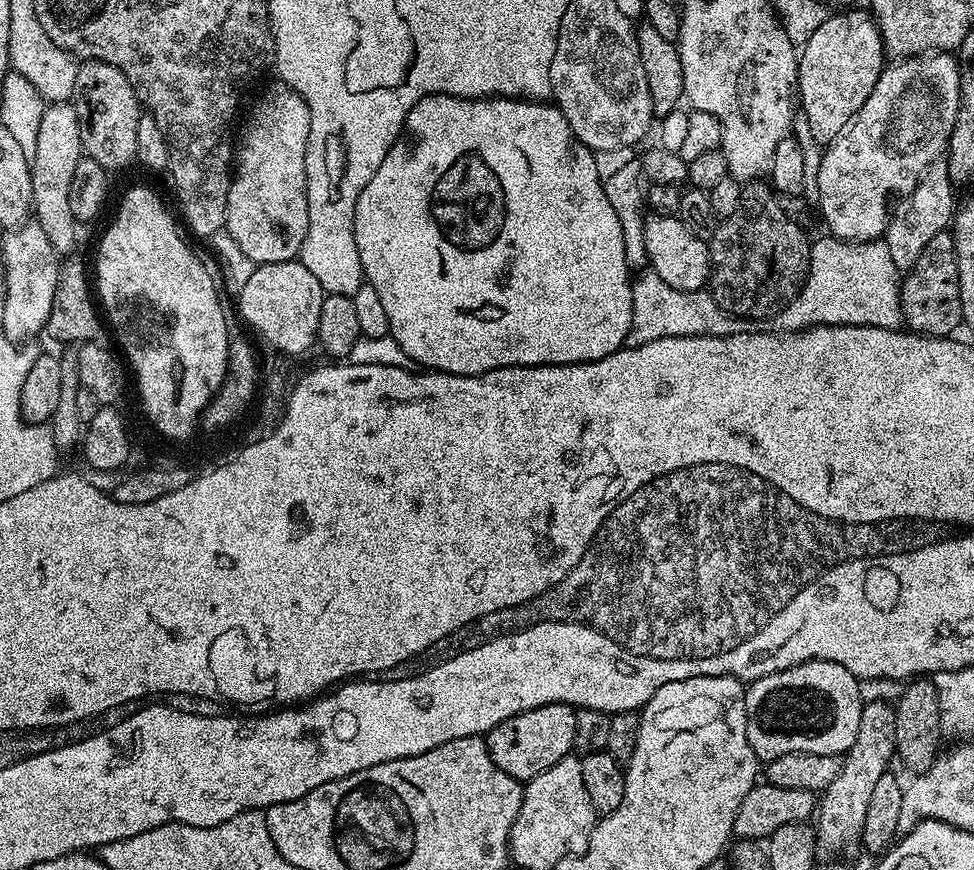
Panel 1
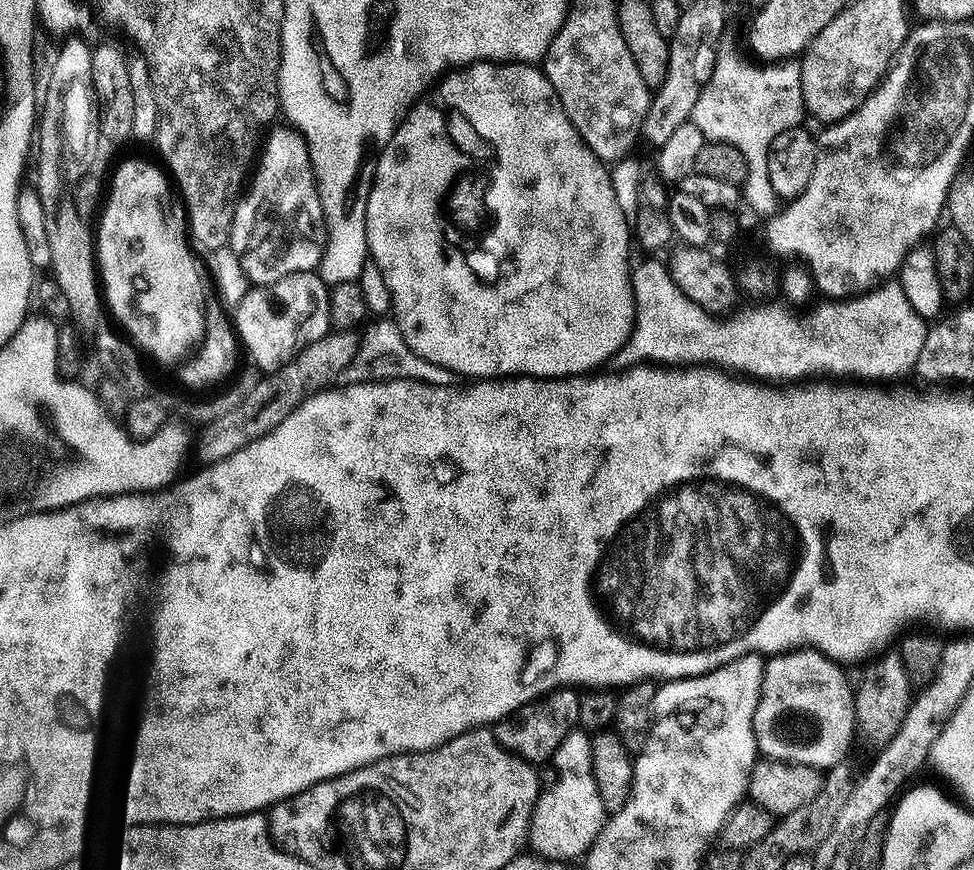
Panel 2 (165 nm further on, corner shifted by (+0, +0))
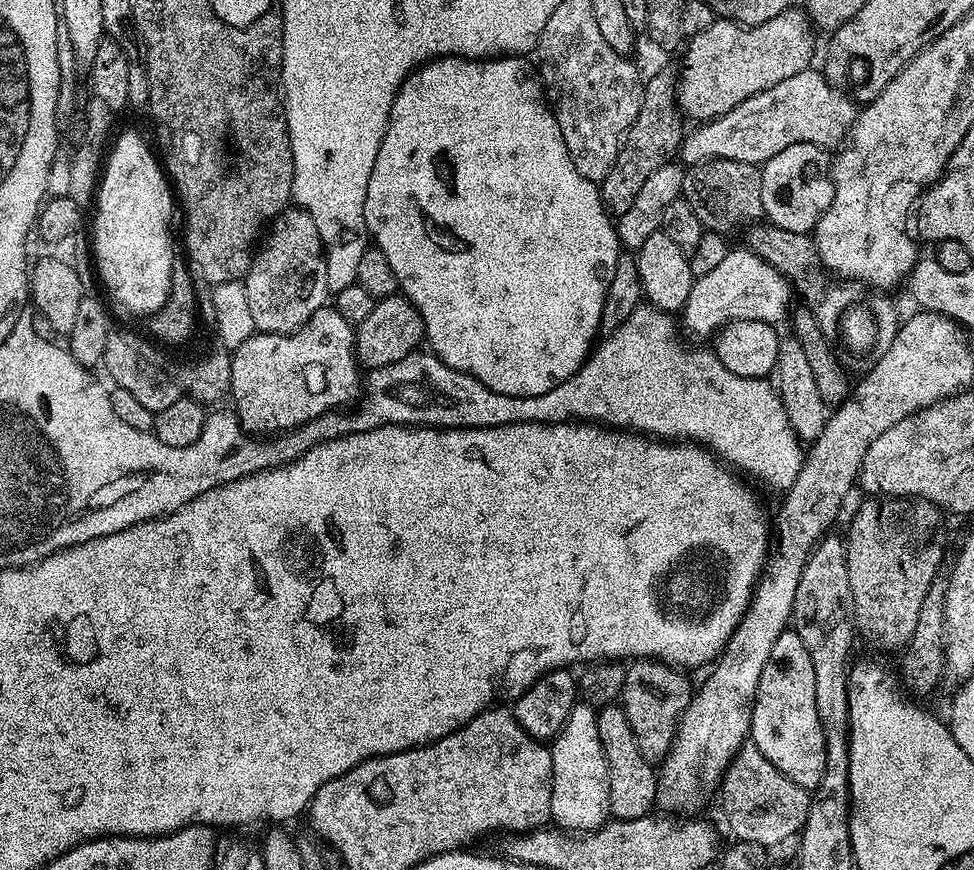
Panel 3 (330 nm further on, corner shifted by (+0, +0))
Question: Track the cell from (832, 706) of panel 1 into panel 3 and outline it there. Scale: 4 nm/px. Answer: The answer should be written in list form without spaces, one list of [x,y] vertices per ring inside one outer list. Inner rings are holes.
[[[791,630],[782,633],[778,642],[774,642],[774,650],[770,650],[770,658],[766,658],[752,707],[750,740],[786,774],[786,778],[790,778],[790,782],[809,790],[822,782],[822,770],[826,770],[826,742],[814,692],[814,666],[802,638]]]

